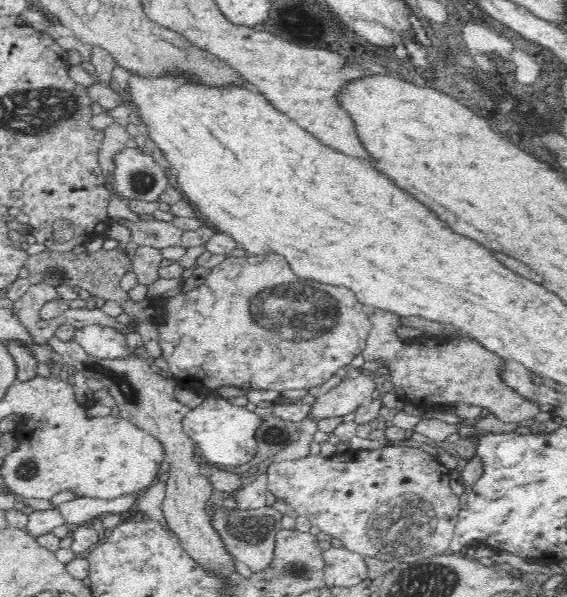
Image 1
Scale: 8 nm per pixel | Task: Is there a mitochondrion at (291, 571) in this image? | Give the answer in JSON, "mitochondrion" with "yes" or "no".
{"mitochondrion":"yes"}

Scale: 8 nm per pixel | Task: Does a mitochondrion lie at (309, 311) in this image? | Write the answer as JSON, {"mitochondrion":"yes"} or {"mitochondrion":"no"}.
{"mitochondrion":"yes"}

